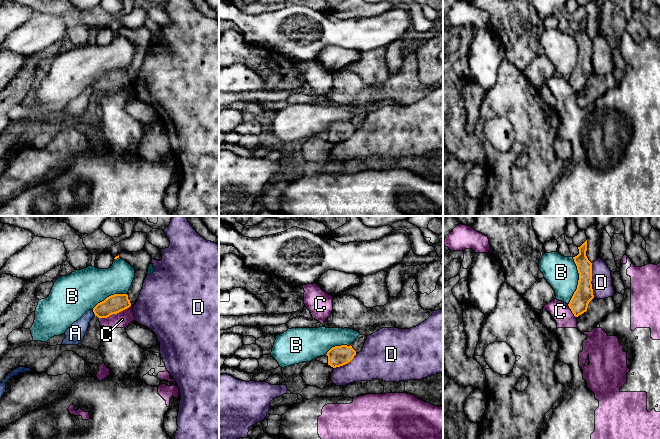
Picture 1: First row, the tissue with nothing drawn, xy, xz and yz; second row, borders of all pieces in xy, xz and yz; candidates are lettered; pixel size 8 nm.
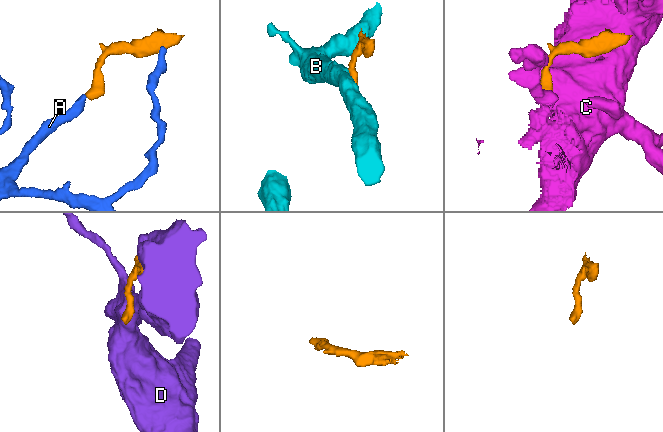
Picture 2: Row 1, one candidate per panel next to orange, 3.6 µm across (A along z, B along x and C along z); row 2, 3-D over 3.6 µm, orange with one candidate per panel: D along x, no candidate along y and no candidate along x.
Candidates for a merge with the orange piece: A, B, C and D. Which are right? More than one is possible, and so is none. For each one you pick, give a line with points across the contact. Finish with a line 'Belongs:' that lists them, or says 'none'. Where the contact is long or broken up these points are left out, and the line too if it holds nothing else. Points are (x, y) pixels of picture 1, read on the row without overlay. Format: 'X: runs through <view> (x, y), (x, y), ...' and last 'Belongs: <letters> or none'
A: runs through xy (116, 79), (94, 89), (83, 98), (75, 109)
Belongs: A

